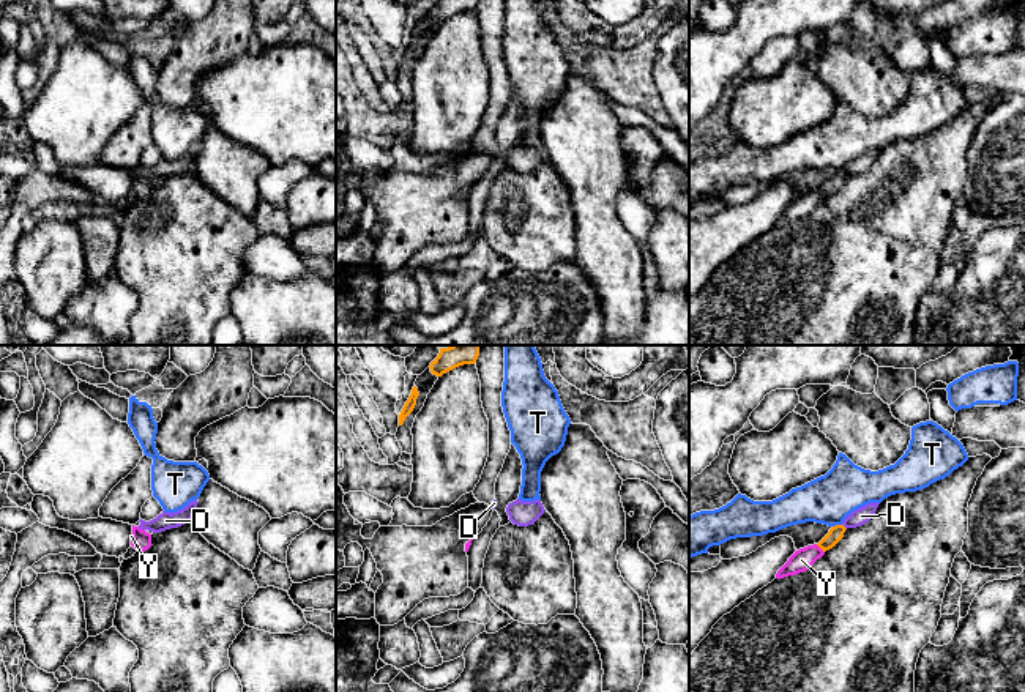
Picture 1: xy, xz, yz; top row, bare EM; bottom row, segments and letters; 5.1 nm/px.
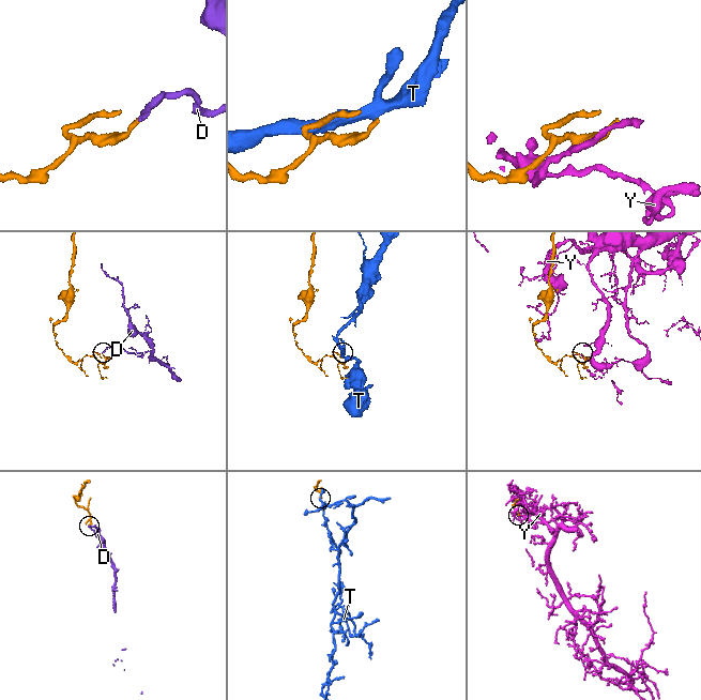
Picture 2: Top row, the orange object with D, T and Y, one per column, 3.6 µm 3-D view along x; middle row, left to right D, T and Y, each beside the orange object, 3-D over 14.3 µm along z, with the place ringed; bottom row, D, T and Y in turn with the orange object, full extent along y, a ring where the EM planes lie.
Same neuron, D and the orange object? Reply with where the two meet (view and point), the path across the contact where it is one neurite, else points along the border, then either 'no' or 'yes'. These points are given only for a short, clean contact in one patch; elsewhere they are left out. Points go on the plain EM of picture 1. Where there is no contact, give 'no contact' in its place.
contact yz (844, 174); border yz (842, 171), (846, 175); no

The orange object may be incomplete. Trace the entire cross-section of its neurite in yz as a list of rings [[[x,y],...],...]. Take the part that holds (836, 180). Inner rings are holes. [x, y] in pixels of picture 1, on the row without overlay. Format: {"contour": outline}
{"contour": [[[836,172],[829,177],[829,180],[817,191],[823,199],[833,195],[842,184],[845,180],[845,173],[844,172]]]}

